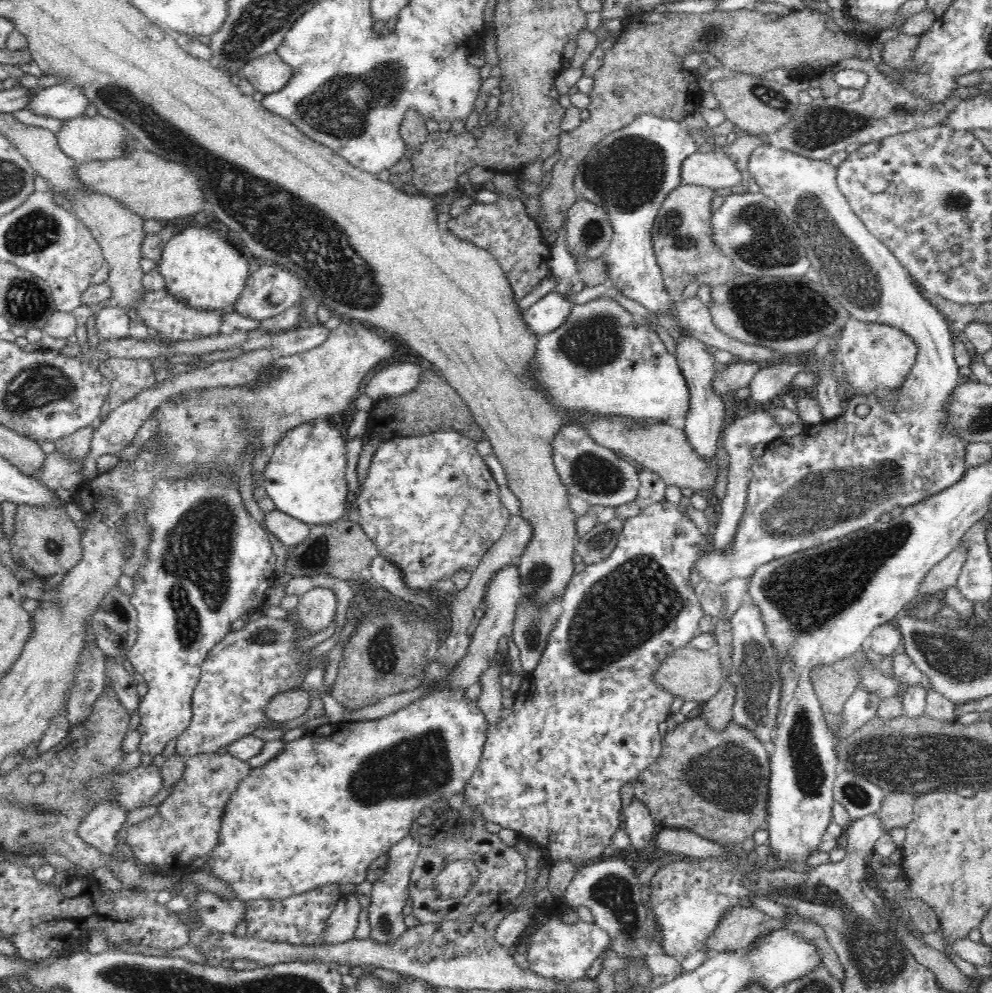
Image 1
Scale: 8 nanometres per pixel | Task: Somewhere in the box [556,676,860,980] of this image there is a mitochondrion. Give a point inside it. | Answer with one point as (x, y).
(728, 777)

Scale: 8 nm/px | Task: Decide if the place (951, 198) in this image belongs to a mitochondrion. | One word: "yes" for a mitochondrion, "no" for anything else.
yes

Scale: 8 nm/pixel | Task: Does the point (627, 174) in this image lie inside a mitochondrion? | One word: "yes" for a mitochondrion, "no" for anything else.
yes

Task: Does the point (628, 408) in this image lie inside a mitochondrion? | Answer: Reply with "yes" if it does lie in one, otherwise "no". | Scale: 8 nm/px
no

